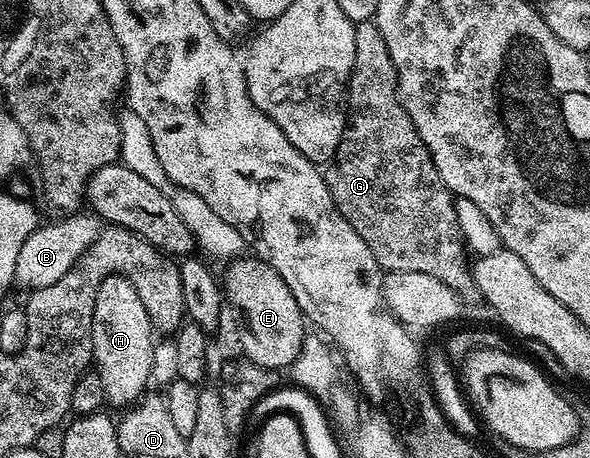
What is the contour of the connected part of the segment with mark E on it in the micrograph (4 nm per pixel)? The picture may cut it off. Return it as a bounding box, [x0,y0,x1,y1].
[224,258,308,369]

